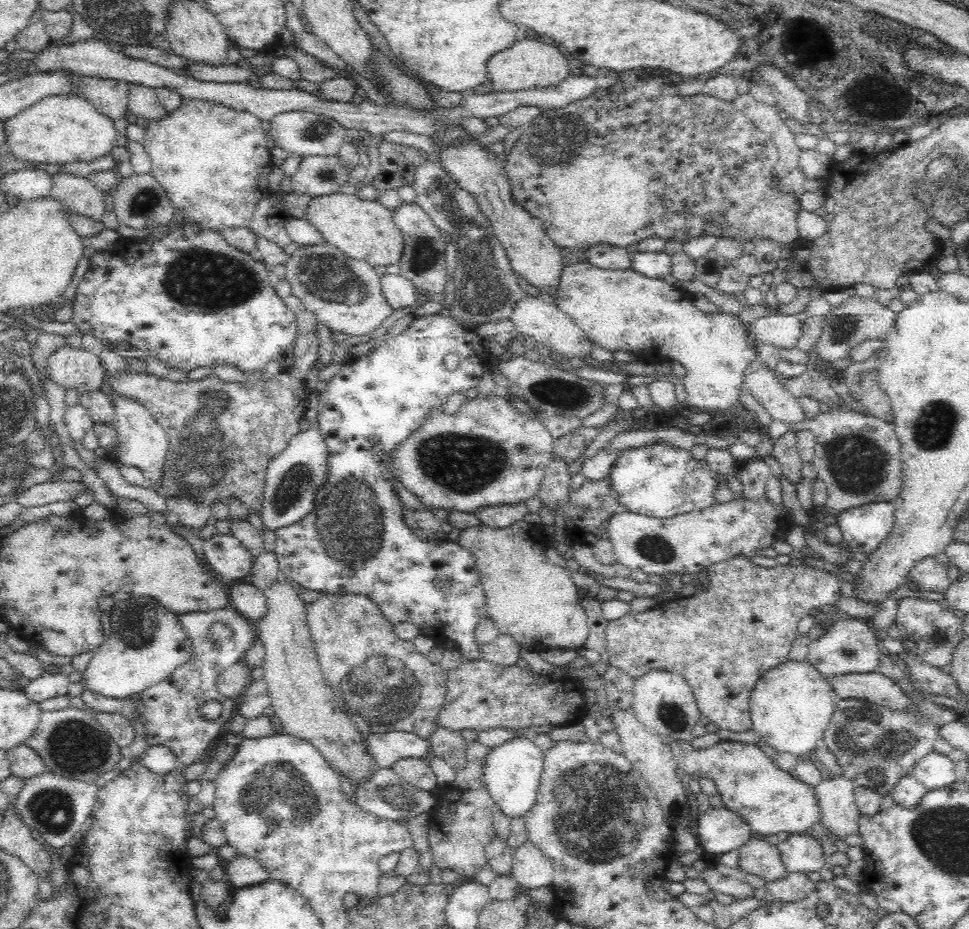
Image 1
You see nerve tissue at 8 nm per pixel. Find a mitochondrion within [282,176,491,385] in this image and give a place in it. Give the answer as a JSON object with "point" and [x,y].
{"point":[324,275]}

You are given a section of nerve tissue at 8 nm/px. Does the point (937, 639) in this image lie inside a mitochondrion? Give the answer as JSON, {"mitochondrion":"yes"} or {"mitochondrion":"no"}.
{"mitochondrion":"yes"}

